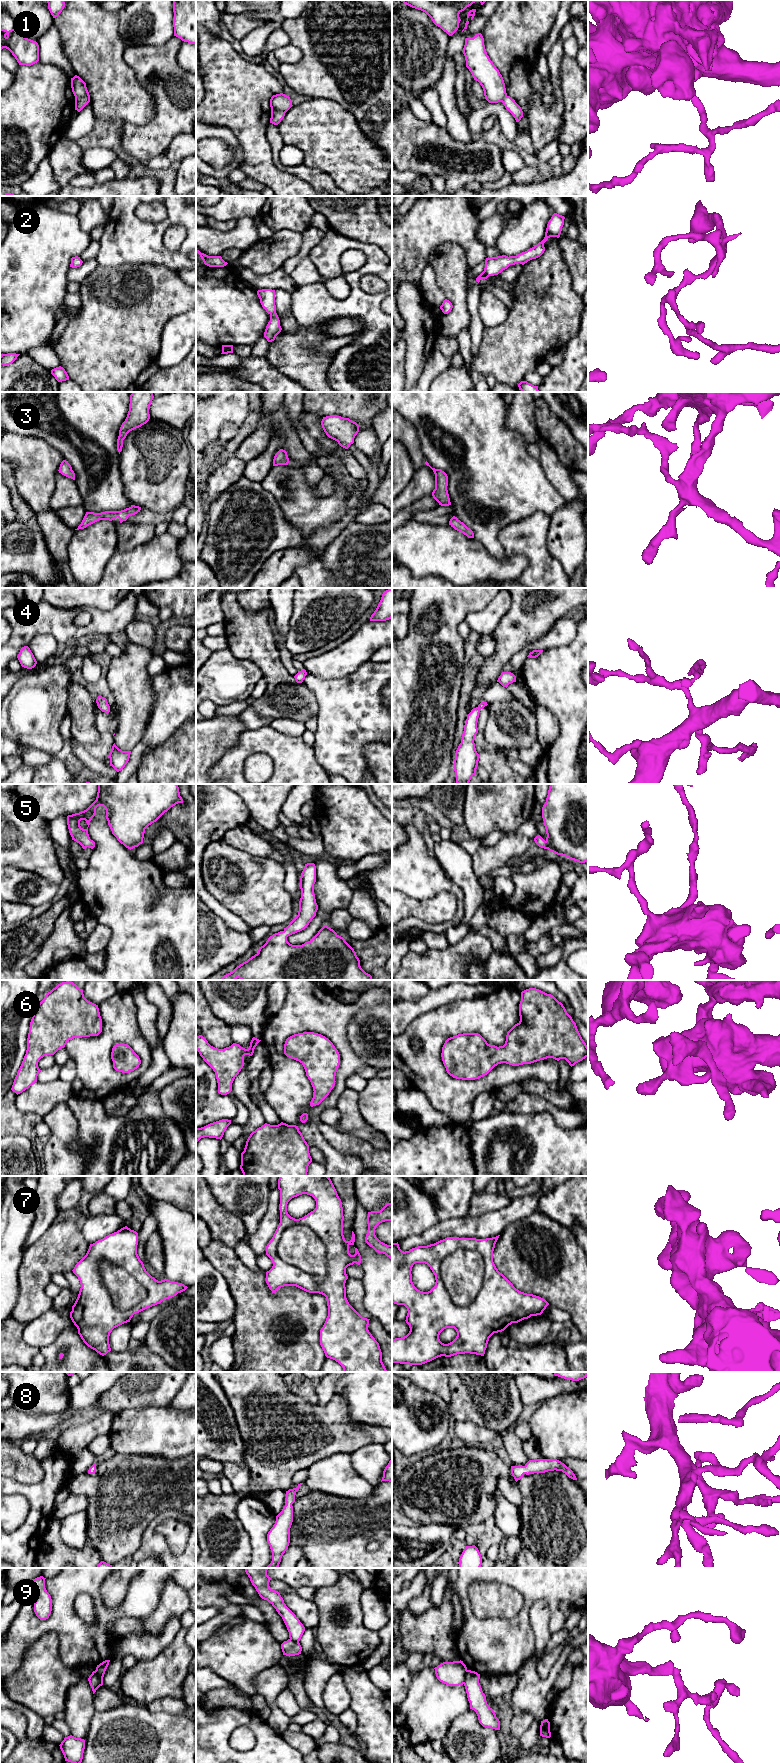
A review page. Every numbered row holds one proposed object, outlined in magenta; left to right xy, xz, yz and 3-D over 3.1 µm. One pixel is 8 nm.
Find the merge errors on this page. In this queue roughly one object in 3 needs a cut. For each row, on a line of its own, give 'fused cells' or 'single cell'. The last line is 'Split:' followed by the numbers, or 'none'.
1: fused cells
2: single cell
3: single cell
4: single cell
5: single cell
6: single cell
7: fused cells
8: single cell
9: fused cells
Split: 1, 7, 9

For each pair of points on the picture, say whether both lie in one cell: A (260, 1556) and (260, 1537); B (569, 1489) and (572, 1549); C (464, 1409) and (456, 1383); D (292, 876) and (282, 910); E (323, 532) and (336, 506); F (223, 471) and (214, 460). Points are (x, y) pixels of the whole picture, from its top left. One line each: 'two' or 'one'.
A: one
B: one
C: one
D: two
E: two
F: two

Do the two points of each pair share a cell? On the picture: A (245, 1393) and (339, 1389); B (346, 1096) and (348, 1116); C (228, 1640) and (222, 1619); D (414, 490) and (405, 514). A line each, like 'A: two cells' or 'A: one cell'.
A: two cells
B: one cell
C: two cells
D: two cells

